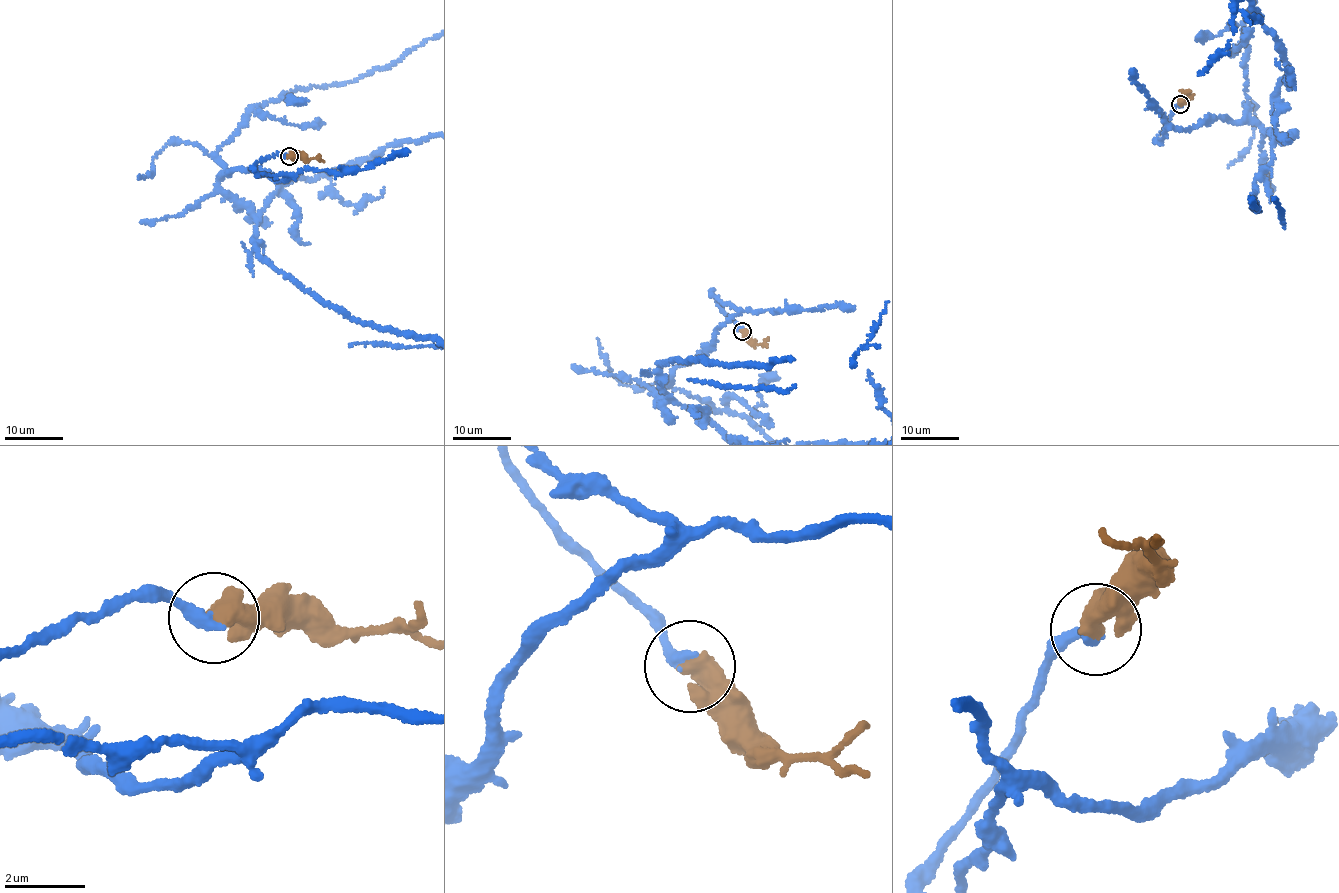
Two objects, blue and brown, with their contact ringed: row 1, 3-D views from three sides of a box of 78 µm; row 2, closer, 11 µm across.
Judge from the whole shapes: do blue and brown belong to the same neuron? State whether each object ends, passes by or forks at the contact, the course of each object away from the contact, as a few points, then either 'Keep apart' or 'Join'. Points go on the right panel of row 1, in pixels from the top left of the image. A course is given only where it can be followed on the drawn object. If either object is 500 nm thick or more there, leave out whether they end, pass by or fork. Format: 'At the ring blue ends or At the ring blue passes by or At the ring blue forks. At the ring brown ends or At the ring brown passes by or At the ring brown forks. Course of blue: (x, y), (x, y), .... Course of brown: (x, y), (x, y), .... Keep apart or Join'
Course of brown: (1180, 104), (1189, 90). Join

